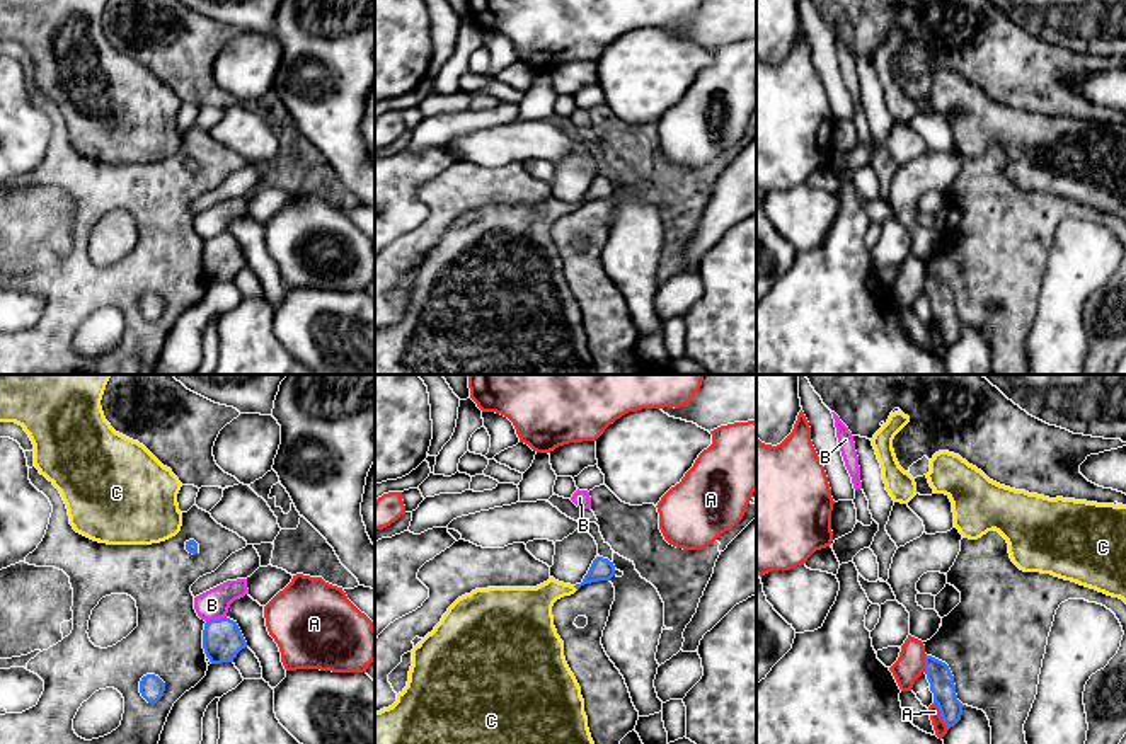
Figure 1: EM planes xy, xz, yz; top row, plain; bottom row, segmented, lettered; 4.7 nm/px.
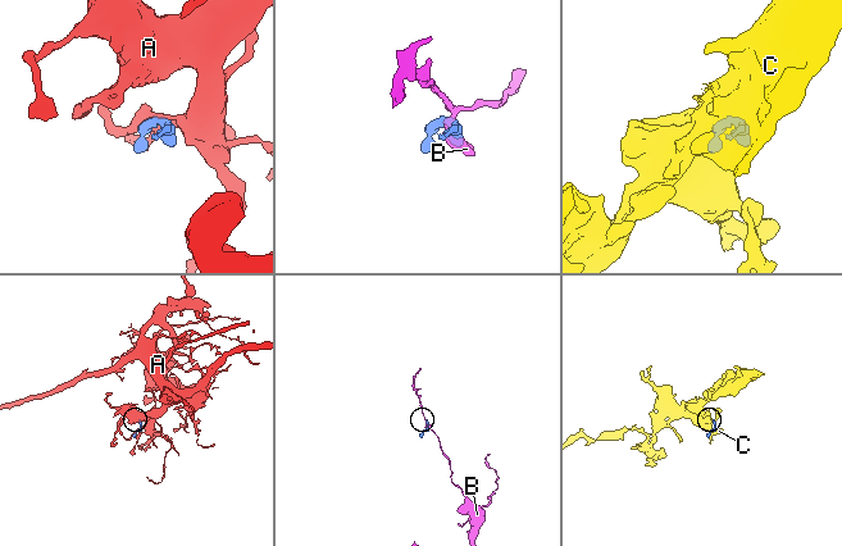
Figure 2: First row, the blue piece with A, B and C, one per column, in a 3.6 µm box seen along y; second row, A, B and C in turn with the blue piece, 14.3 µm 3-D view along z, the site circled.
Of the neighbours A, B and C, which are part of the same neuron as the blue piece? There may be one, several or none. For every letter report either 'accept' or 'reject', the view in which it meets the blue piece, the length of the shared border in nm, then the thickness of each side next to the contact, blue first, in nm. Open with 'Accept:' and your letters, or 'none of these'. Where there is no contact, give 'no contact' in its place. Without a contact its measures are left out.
Accept: C
A: reject; meets blue in yz; contact 150 nm long; 120 nm thick on the blue side, 70 nm on the other
B: reject; meets blue in xy; contact 100 nm long; 190 nm thick on the blue side, 140 nm on the other
C: accept; no contact

